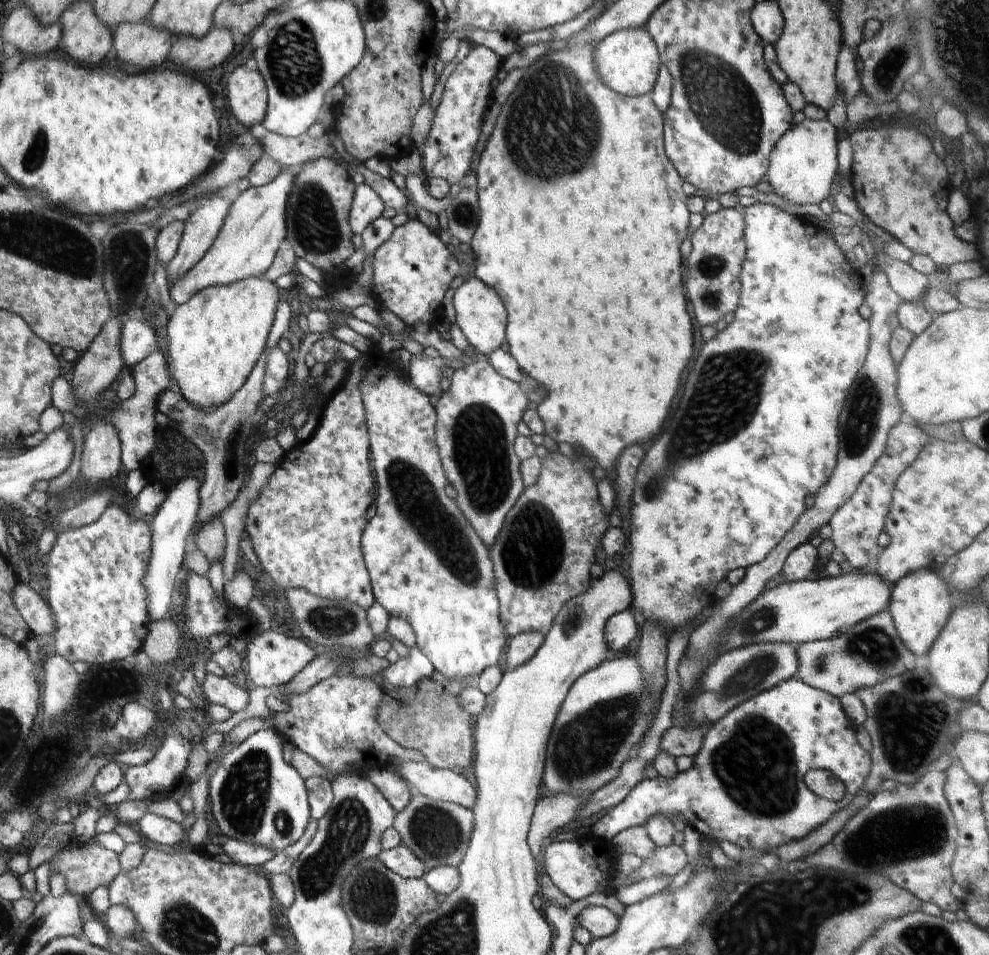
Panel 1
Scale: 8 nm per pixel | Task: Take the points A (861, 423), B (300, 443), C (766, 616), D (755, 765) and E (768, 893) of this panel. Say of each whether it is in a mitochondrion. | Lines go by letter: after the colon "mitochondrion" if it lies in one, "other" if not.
A: mitochondrion
B: other
C: mitochondrion
D: mitochondrion
E: mitochondrion

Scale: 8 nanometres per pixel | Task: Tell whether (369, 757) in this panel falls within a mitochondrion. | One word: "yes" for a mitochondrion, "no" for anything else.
no

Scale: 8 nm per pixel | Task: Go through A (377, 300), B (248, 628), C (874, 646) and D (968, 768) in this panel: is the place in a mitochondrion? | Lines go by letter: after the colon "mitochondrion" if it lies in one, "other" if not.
A: other
B: other
C: mitochondrion
D: other

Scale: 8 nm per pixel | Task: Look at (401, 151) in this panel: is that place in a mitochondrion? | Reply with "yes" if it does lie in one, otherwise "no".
no

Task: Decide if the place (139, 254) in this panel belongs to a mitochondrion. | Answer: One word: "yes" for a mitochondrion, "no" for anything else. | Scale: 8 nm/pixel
yes

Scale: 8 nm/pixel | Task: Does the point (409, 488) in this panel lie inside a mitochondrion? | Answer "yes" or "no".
yes

